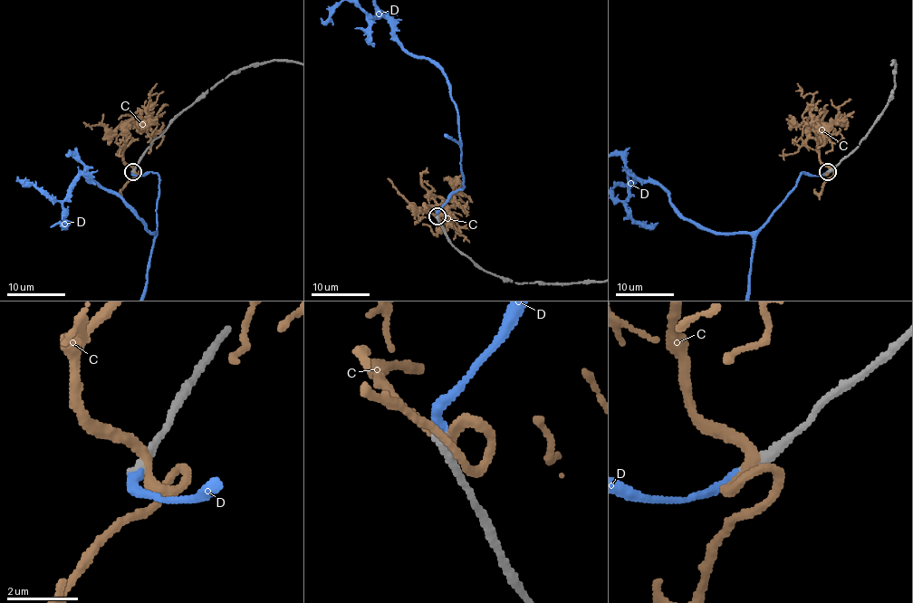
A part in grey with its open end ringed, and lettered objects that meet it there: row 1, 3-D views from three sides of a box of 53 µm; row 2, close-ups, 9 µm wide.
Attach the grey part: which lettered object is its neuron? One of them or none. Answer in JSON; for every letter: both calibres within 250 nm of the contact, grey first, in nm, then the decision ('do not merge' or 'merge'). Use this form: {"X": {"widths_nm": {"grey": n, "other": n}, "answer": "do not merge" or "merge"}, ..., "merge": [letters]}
{"C": {"widths_nm": {"grey": 400, "other": 260}, "answer": "do not merge"}, "D": {"widths_nm": {"grey": 360, "other": 320}, "answer": "merge"}, "merge": ["D"]}

